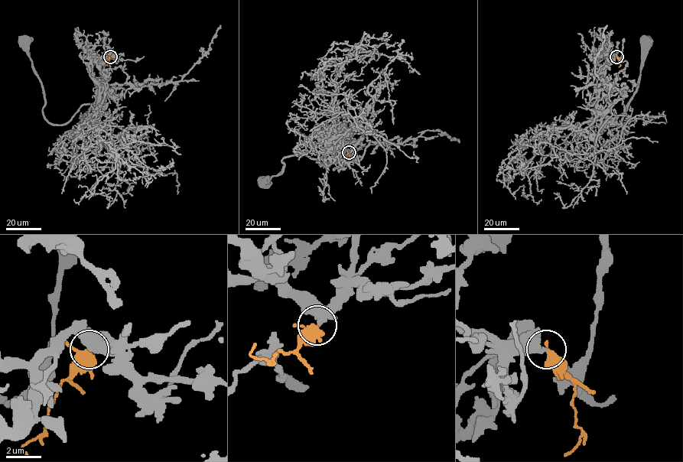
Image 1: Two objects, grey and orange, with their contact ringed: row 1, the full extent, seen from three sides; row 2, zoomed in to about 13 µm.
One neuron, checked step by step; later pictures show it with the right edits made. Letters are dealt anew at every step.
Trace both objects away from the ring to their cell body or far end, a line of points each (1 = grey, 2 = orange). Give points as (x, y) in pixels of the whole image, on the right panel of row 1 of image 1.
1: (616, 56), (604, 80), (619, 92), (616, 102), (622, 100), (619, 125), (635, 91), (646, 40)
2: (616, 56), (620, 64), (619, 67)

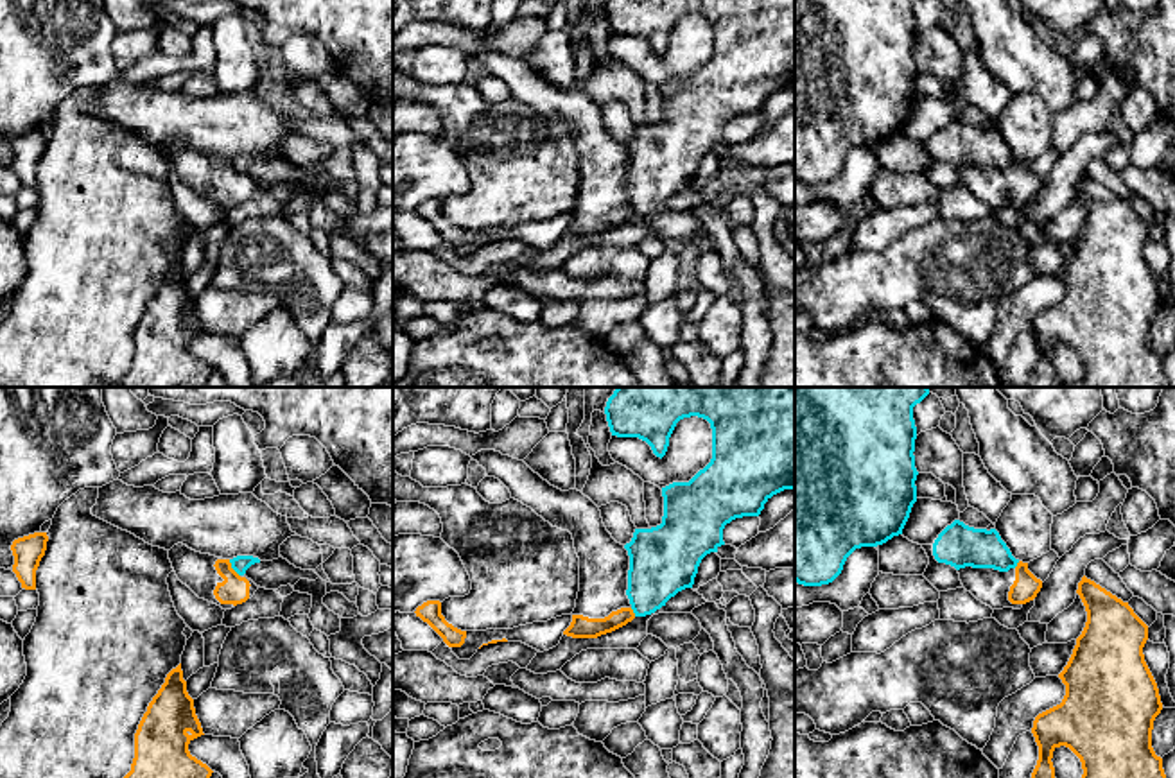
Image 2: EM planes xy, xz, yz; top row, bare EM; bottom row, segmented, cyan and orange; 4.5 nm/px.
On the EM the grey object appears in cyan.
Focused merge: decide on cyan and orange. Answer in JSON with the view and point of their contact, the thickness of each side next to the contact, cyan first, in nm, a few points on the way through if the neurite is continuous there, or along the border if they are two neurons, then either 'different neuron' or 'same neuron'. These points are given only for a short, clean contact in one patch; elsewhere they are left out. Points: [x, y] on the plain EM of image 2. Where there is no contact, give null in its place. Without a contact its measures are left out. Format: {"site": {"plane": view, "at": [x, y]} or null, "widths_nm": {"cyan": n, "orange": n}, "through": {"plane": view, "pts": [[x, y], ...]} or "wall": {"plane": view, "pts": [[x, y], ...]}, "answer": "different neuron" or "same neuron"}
{"site": {"plane": "xy", "at": [232, 165]}, "widths_nm": {"cyan": 80, "orange": 130}, "wall": {"plane": "xy", "pts": [[228, 158], [239, 174]]}, "answer": "different neuron"}

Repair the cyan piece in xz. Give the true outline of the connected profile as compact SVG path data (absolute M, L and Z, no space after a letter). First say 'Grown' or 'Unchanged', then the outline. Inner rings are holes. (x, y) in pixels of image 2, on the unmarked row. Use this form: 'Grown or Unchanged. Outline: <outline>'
Unchanged. Outline: M606 0L606 20L612 34L639 36L646 39L657 56L664 56L676 22L698 14L712 27L712 57L689 81L673 81L662 86L662 122L651 127L635 127L624 143L630 154L628 188L635 215L646 215L685 186L692 186L701 158L718 151L723 127L735 117L759 115L764 102L784 88L795 88L795 0Z

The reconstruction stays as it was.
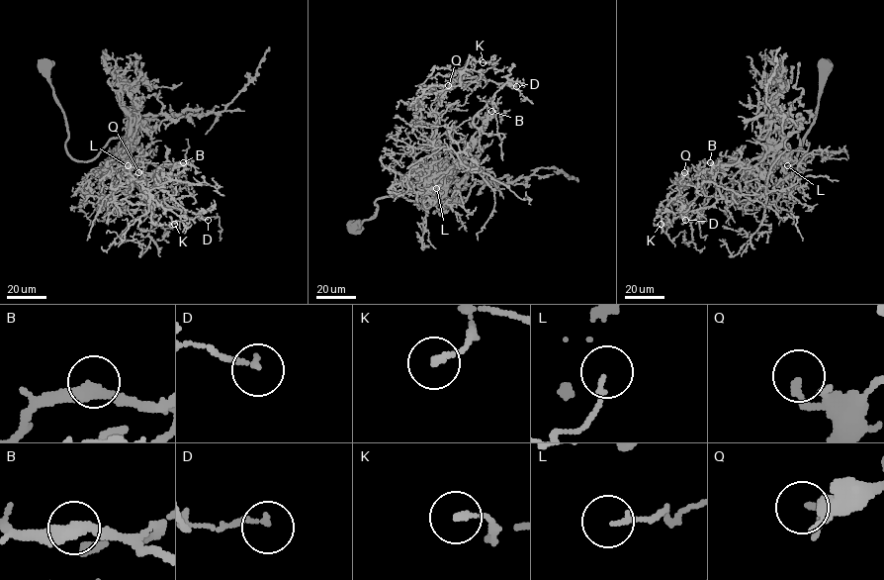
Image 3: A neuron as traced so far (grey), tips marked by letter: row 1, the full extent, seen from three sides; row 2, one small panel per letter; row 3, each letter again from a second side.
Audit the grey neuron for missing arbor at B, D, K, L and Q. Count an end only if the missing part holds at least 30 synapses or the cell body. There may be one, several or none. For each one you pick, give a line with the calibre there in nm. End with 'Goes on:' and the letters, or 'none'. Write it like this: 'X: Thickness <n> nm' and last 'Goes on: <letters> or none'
Goes on: none

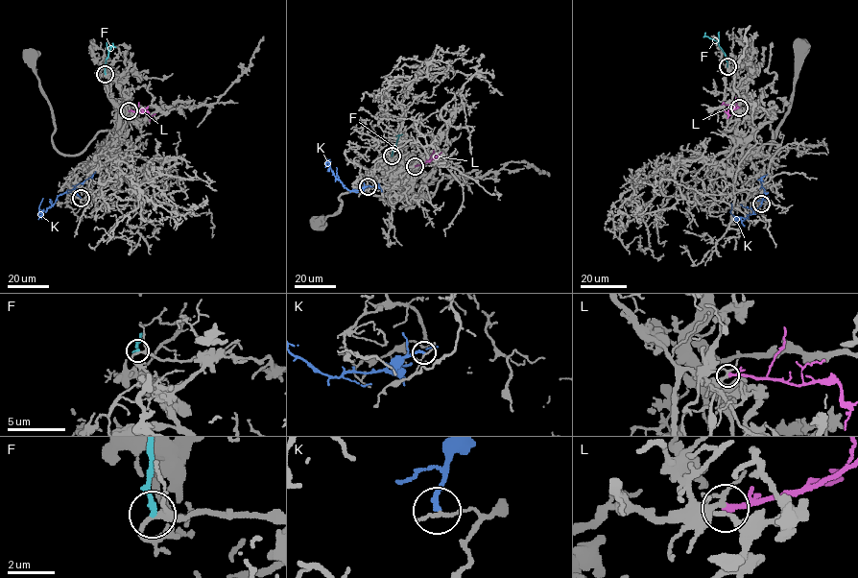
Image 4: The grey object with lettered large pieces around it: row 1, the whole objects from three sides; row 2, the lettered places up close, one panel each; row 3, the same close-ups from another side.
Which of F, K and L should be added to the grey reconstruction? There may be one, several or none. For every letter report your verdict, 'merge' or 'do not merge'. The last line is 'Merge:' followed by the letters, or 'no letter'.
F: do not merge
K: do not merge
L: merge
Merge: L

